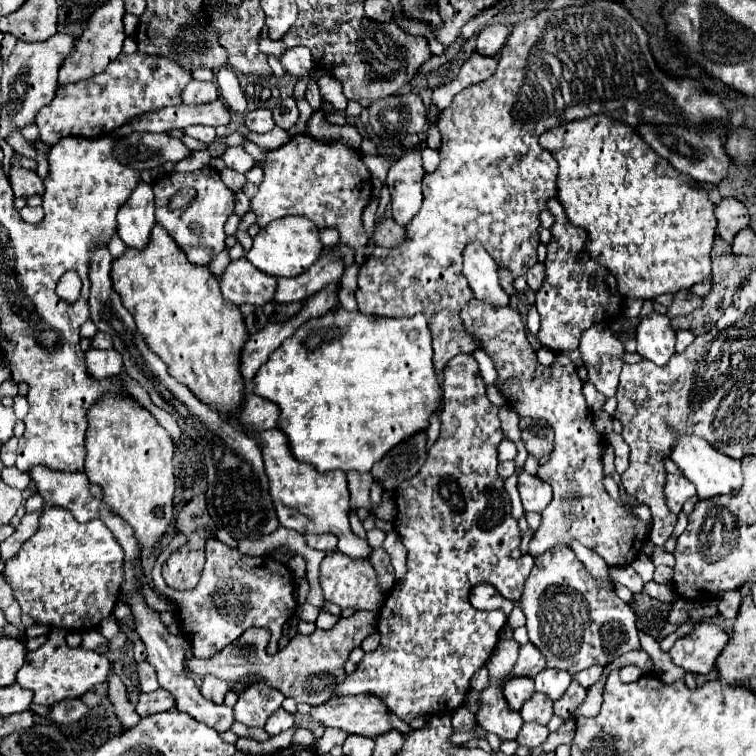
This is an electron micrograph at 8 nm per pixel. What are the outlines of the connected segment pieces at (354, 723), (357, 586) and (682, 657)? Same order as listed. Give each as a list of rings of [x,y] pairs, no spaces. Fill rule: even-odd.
[[[372,694],[334,696],[322,706],[310,710],[310,718],[324,728],[340,728],[348,734],[374,738],[392,726],[388,724],[388,708]]]
[[[342,552],[326,554],[326,558],[320,564],[320,584],[324,590],[324,598],[332,604],[338,604],[340,608],[354,608],[354,610],[372,610],[378,612],[384,594],[380,594],[376,584],[376,572],[370,562],[354,562],[354,558],[346,558]]]
[[[694,622],[692,632],[676,640],[670,650],[670,656],[676,666],[682,666],[698,678],[706,676],[714,668],[716,658],[726,644],[728,634],[718,624]]]

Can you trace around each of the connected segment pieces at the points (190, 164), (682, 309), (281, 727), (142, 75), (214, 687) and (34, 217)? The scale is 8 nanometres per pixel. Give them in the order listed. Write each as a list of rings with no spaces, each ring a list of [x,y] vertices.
[[[192,150],[192,154],[186,160],[176,164],[176,170],[178,172],[192,172],[192,170],[200,170],[204,166],[210,166],[208,150]]]
[[[680,290],[674,294],[674,302],[668,308],[667,316],[672,319],[677,316],[685,316],[704,304],[704,298],[692,294],[690,290]]]
[[[280,708],[280,710],[276,710],[276,712],[268,718],[264,730],[266,730],[270,736],[276,736],[276,734],[286,732],[286,730],[292,728],[292,726],[294,726],[294,716],[288,714],[284,708]]]
[[[120,54],[106,66],[104,72],[96,74],[94,78],[58,86],[56,98],[36,114],[40,140],[46,144],[56,144],[64,136],[104,136],[116,126],[122,126],[122,122],[142,116],[142,112],[146,114],[166,106],[182,104],[180,92],[190,80],[190,72],[182,70],[182,66],[174,66],[174,62],[166,62],[166,58],[146,54]]]
[[[206,676],[204,682],[202,682],[202,688],[200,688],[200,692],[216,704],[224,702],[224,696],[226,696],[228,690],[230,690],[230,684],[224,682],[224,680],[218,680],[214,676]]]
[[[24,206],[24,208],[20,210],[20,216],[22,216],[22,220],[26,220],[26,222],[30,222],[30,224],[36,224],[36,222],[40,222],[40,220],[42,220],[44,212],[42,212],[42,208],[40,208],[40,206],[38,206],[38,208]]]

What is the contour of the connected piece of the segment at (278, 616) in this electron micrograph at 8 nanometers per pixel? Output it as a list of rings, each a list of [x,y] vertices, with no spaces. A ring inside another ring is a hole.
[[[180,532],[174,534],[174,538],[170,540],[170,544],[160,552],[154,568],[152,568],[152,582],[154,582],[154,588],[158,594],[162,594],[164,598],[172,600],[176,606],[178,606],[178,612],[176,618],[180,622],[180,630],[182,634],[190,640],[192,644],[192,652],[196,658],[210,658],[212,654],[216,654],[218,650],[222,650],[226,644],[234,642],[236,638],[240,638],[248,628],[254,628],[254,626],[260,626],[260,628],[266,628],[270,630],[270,642],[268,642],[268,652],[270,654],[276,654],[278,650],[278,640],[282,638],[282,626],[294,616],[296,612],[296,600],[294,600],[294,579],[291,576],[289,569],[286,566],[278,566],[275,562],[275,567],[278,570],[270,570],[268,567],[268,558],[266,556],[244,556],[240,554],[236,548],[220,542],[218,538],[210,538],[206,540],[206,564],[204,564],[204,570],[202,570],[202,576],[200,576],[200,582],[196,588],[192,590],[184,590],[184,592],[178,592],[178,590],[172,590],[164,578],[162,578],[162,564],[168,560],[168,556],[178,550],[180,546],[184,546],[188,542],[188,538]]]

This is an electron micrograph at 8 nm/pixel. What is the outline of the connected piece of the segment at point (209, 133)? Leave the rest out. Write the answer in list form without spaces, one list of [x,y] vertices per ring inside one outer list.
[[[190,126],[190,128],[186,128],[184,132],[190,134],[192,138],[196,138],[196,140],[204,142],[204,144],[214,142],[214,138],[216,138],[216,132],[214,132],[212,126]]]

